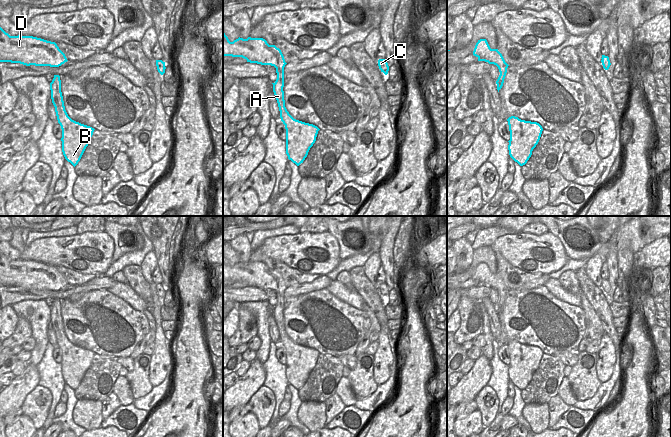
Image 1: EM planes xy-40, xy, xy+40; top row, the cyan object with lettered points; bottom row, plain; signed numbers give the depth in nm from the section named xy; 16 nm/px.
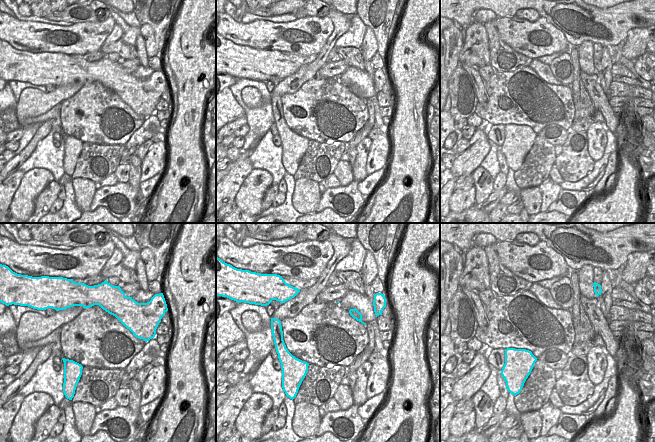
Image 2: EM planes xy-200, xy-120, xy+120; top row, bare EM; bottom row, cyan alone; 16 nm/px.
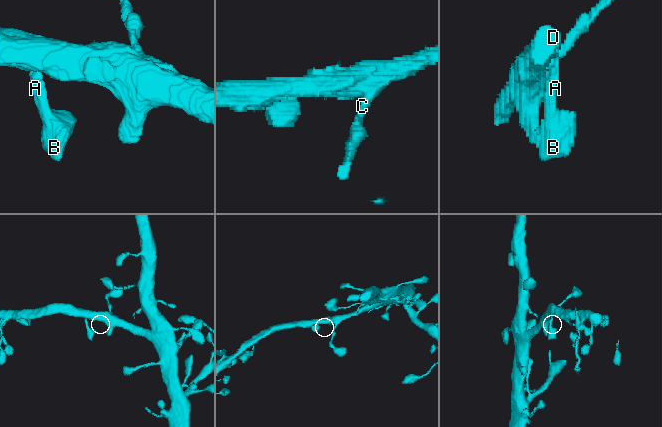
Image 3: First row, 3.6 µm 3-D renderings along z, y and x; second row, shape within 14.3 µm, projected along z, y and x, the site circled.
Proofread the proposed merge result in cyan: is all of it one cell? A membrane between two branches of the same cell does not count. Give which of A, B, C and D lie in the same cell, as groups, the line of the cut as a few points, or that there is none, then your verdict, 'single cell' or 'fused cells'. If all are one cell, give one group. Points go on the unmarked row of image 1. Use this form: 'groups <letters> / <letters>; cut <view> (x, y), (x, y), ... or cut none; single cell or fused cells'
groups A B C D; cut none; single cell

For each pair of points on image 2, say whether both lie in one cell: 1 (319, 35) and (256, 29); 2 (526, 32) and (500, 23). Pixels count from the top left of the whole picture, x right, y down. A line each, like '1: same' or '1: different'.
1: same
2: same

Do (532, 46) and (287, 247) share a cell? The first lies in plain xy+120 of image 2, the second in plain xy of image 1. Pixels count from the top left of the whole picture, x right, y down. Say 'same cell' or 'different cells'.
same cell

